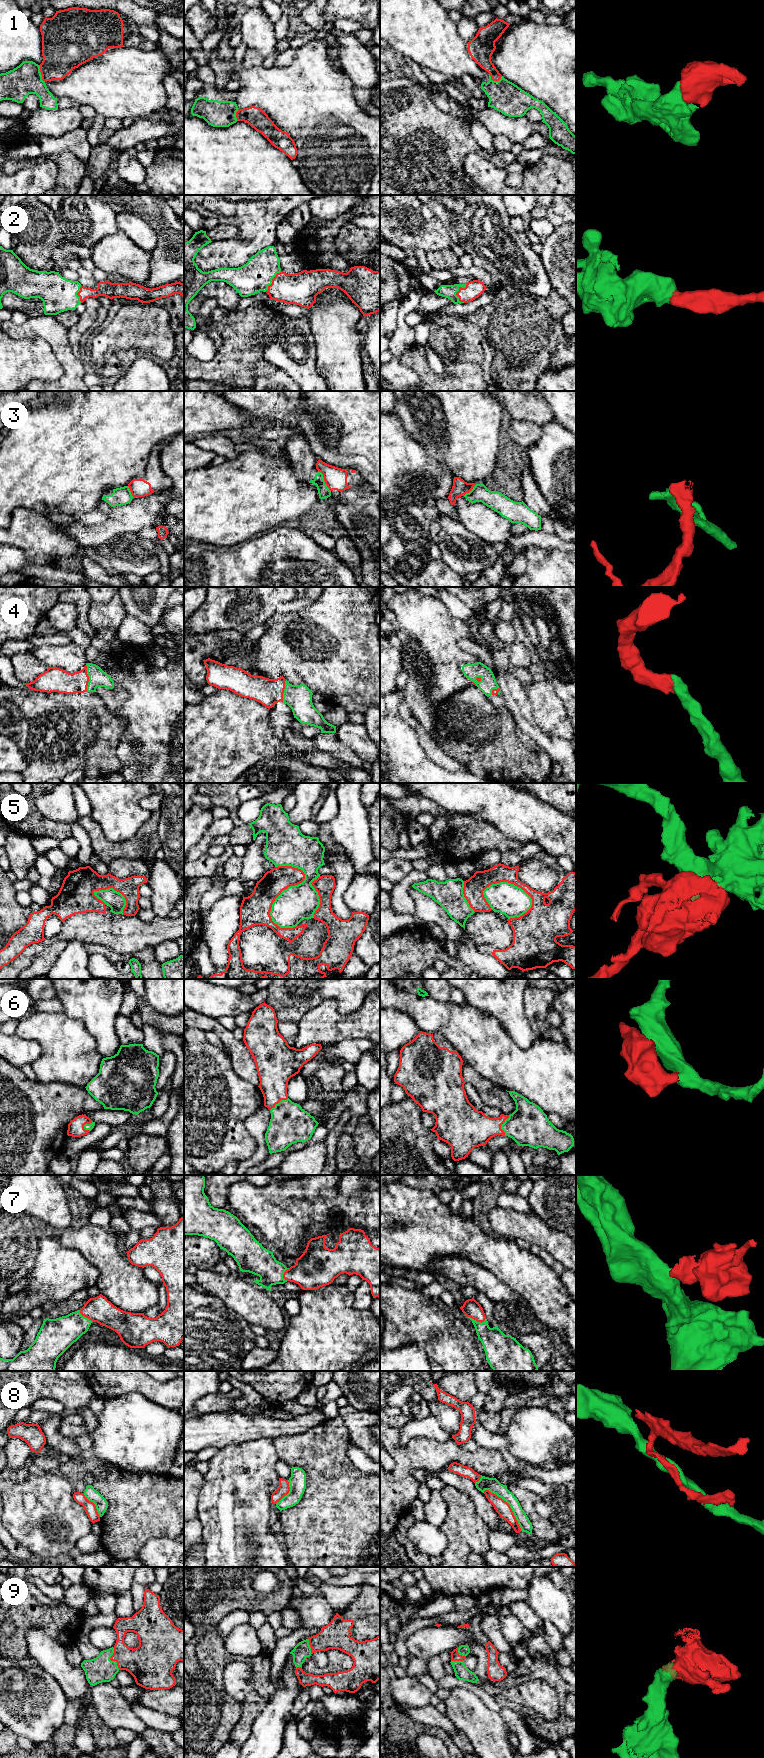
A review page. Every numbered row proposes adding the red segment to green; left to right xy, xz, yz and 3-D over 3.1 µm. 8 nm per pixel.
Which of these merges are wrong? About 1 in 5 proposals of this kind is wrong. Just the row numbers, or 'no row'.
3, 5, 8

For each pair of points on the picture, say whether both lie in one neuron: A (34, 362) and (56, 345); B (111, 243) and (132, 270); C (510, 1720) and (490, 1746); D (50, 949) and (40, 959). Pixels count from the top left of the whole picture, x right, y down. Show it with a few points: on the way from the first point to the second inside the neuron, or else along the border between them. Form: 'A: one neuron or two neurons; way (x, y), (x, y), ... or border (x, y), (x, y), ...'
A: two neurons; border (30, 338), (43, 339), (49, 345), (62, 370)
B: one neuron; way (116, 250), (129, 263)
C: two neurons; border (498, 1713), (508, 1728)
D: one neuron; way (48, 951), (42, 957)

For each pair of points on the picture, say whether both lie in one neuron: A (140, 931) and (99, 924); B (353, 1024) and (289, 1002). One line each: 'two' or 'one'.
A: one
B: two

